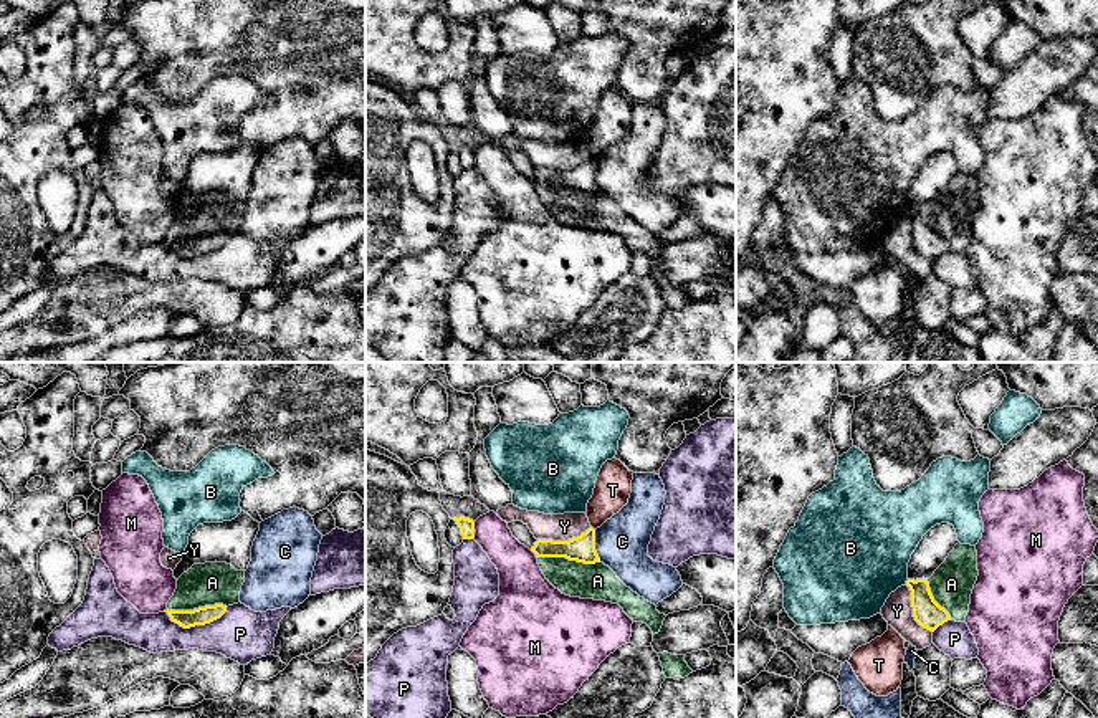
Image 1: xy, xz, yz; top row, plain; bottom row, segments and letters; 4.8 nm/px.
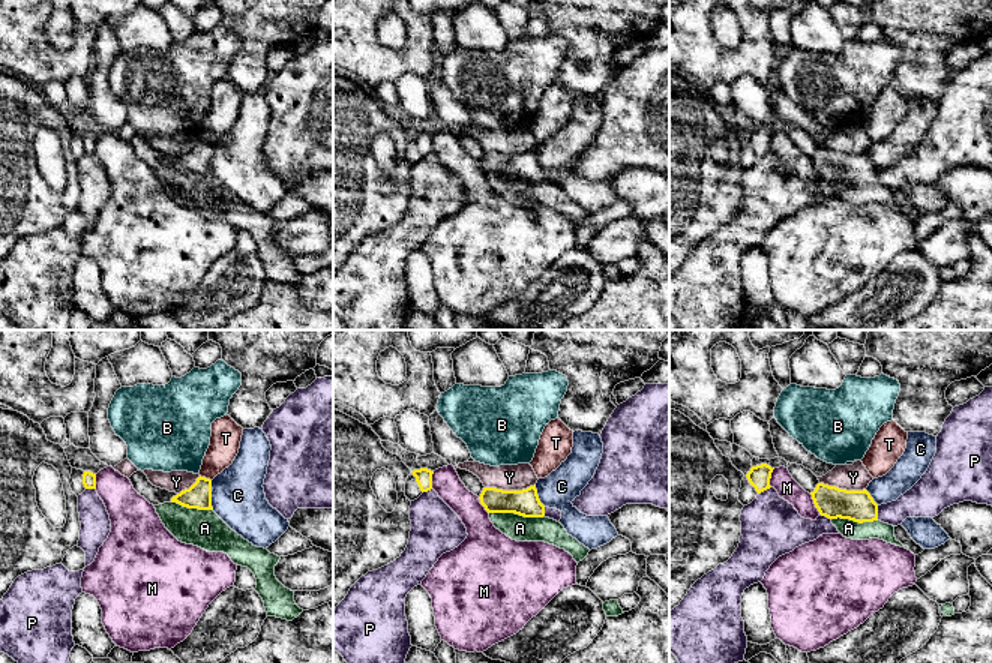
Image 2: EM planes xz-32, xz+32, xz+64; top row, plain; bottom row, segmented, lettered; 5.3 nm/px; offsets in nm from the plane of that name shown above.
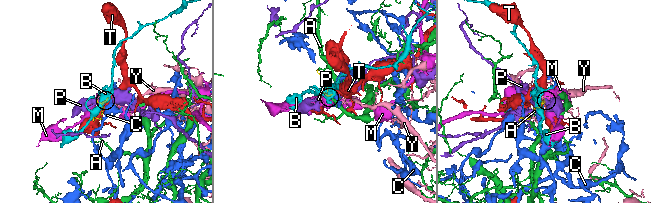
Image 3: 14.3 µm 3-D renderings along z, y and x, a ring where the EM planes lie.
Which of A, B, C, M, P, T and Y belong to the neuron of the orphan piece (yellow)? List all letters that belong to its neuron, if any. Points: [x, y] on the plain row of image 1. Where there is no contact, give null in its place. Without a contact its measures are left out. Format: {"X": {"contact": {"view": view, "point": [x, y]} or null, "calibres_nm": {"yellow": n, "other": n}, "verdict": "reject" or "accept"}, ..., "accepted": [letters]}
{"A": {"contact": {"view": "xz", "point": [569, 189]}, "calibres_nm": {"yellow": 130, "other": 180}, "verdict": "accept"}, "B": {"contact": {"view": "yz", "point": [907, 210]}, "calibres_nm": {"yellow": 140, "other": 460}, "verdict": "reject"}, "C": {"contact": {"view": "xz", "point": [594, 176]}, "calibres_nm": {"yellow": 130, "other": 260}, "verdict": "reject"}, "M": {"contact": {"view": "xz", "point": [473, 159]}, "calibres_nm": {"yellow": 80, "other": 180}, "verdict": "reject"}, "P": {"contact": {"view": "xy", "point": [195, 253]}, "calibres_nm": {"yellow": 90, "other": 260}, "verdict": "reject"}, "T": {"contact": {"view": "xz", "point": [592, 157]}, "calibres_nm": {"yellow": 130, "other": 180}, "verdict": "reject"}, "Y": {"contact": {"view": "xz", "point": [564, 171]}, "calibres_nm": {"yellow": 130, "other": 130}, "verdict": "reject"}, "accepted": ["A"]}

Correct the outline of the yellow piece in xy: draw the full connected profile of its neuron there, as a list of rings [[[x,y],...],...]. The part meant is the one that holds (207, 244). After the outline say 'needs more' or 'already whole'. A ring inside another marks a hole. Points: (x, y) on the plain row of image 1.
[[[227,192],[193,194],[177,210],[167,238],[170,250],[184,258],[220,248],[228,235],[240,232],[245,200]]]; needs more

